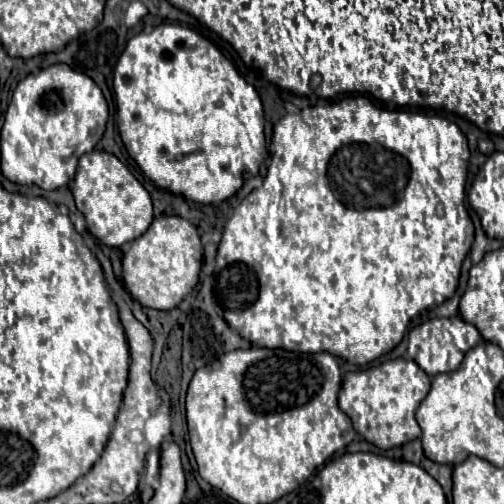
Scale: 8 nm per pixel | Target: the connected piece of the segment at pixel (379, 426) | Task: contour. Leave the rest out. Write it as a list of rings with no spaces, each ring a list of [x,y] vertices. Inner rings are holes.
[[[396,358],[364,372],[348,372],[338,392],[338,404],[360,436],[382,450],[390,450],[420,438],[416,410],[430,392],[430,382],[430,376],[414,360]]]

